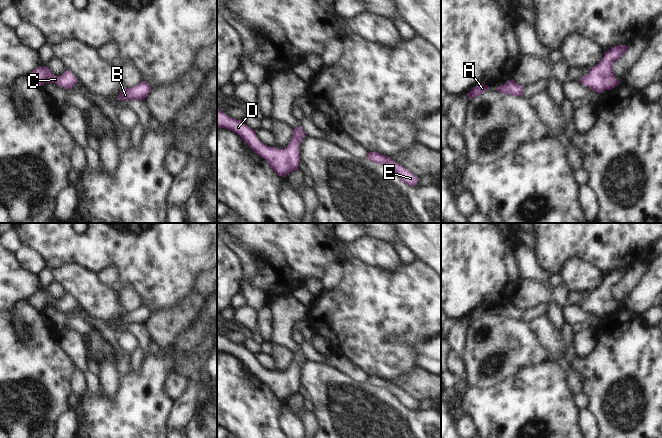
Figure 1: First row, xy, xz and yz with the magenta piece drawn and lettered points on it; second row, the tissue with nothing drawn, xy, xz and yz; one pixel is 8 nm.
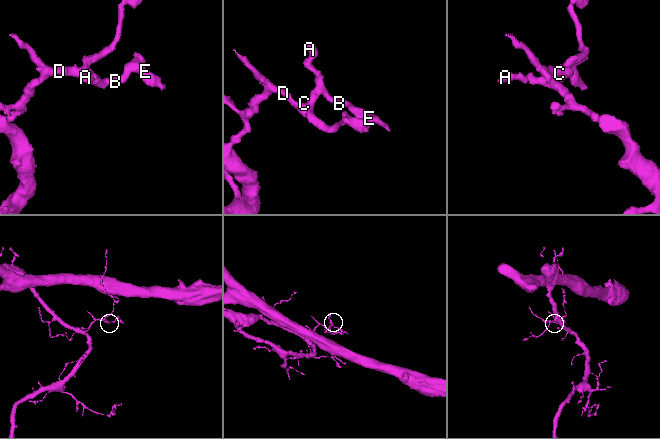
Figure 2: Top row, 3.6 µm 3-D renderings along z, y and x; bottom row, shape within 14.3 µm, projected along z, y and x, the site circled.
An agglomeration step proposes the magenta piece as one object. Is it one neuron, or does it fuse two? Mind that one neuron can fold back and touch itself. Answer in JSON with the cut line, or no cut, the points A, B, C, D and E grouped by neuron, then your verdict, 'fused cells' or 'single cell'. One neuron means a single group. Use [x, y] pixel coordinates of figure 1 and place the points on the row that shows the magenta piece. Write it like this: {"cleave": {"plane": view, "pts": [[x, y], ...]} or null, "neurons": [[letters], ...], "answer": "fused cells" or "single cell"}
{"cleave": null, "neurons": [["A", "B", "C", "D", "E"]], "answer": "single cell"}

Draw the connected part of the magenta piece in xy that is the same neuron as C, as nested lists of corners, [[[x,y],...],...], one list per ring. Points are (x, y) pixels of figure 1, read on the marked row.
[[[37,67],[27,75],[36,86],[43,86],[45,83],[55,83],[64,89],[71,88],[79,82],[76,77],[67,70],[59,77],[50,72],[48,67]]]

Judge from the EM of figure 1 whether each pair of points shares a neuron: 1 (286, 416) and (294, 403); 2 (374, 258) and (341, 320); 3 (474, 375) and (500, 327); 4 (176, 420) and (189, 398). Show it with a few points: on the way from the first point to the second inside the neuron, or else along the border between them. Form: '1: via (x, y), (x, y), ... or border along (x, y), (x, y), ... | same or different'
1: border along (284, 403), (300, 420) | different
2: border along (354, 257), (392, 273) | different
3: via (479, 363), (500, 339) | same
4: via (180, 415), (186, 403) | same

